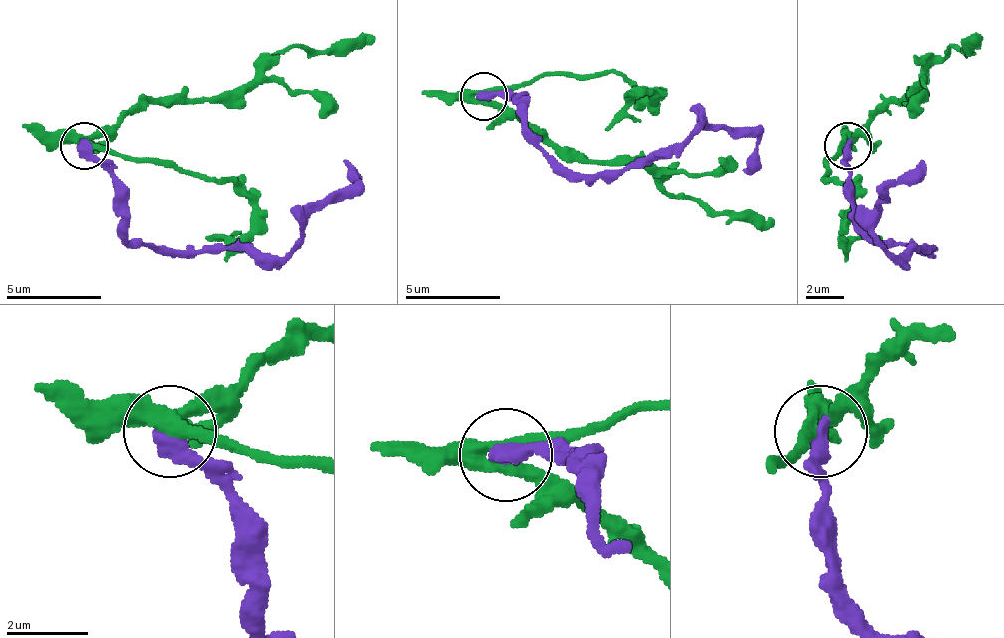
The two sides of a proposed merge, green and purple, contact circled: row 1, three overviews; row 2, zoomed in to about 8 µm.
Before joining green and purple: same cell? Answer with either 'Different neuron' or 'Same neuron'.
Different neuron

